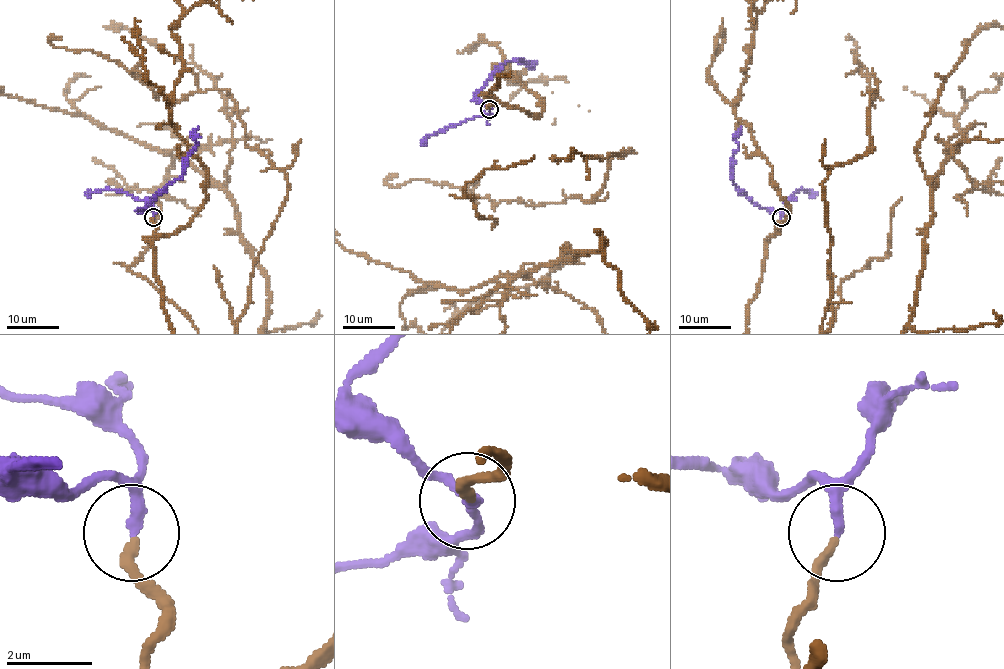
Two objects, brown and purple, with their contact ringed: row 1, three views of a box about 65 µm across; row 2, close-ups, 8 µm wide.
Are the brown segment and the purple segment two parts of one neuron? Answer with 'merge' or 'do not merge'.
merge

